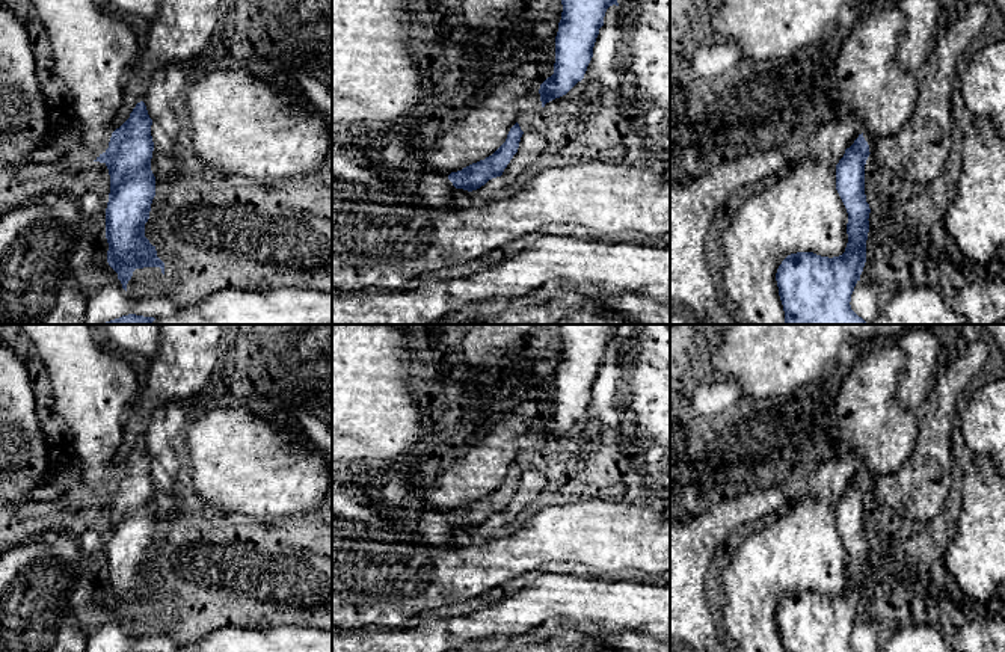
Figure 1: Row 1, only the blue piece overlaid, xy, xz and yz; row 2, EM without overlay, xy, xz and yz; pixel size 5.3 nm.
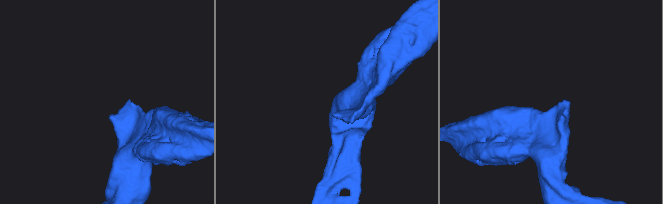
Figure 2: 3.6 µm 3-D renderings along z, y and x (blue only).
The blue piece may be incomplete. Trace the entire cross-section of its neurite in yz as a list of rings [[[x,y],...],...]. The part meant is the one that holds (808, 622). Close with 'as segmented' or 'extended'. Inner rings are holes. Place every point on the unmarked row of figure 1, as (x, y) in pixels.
[[[896,340],[869,344],[842,379],[836,395],[836,420],[848,450],[862,457],[863,466],[854,481],[845,487],[836,503],[836,528],[847,546],[848,581],[839,595],[821,595],[813,590],[788,593],[777,607],[776,619],[785,652],[856,652],[851,647],[851,632],[860,619],[866,601],[866,578],[869,570],[869,542],[865,533],[865,503],[869,483],[887,474],[895,474],[914,450],[917,424],[922,411],[904,408],[898,400],[901,374],[908,358]]] | extended

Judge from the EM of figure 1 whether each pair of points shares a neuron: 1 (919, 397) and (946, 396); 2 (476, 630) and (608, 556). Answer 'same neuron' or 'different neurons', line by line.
1: different neurons
2: different neurons

